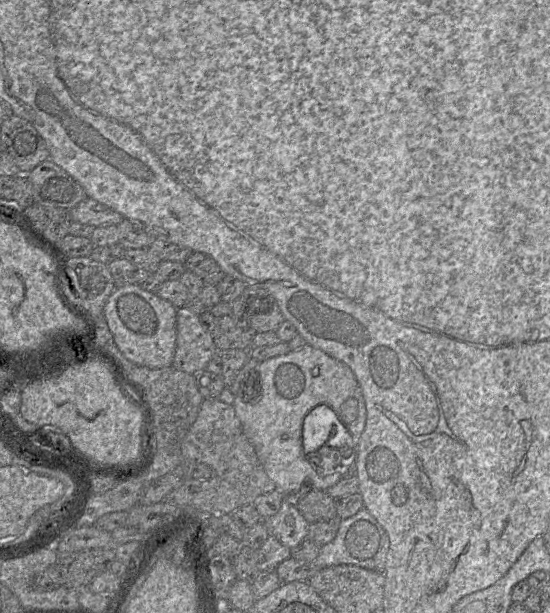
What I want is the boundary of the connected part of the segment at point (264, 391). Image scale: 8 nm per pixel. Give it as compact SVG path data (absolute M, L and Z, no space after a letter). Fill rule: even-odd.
M306 343L298 350L260 362L250 383L250 391L242 390L241 395L235 396L232 404L235 414L264 471L282 493L297 494L303 487L326 491L343 478L347 467L356 460L358 442L366 423L366 405L355 374L344 362ZM349 397L358 401L358 417L351 424L342 425L352 436L353 446L345 450L346 458L342 458L334 473L317 473L303 448L303 420L320 404L339 414L342 403Z

